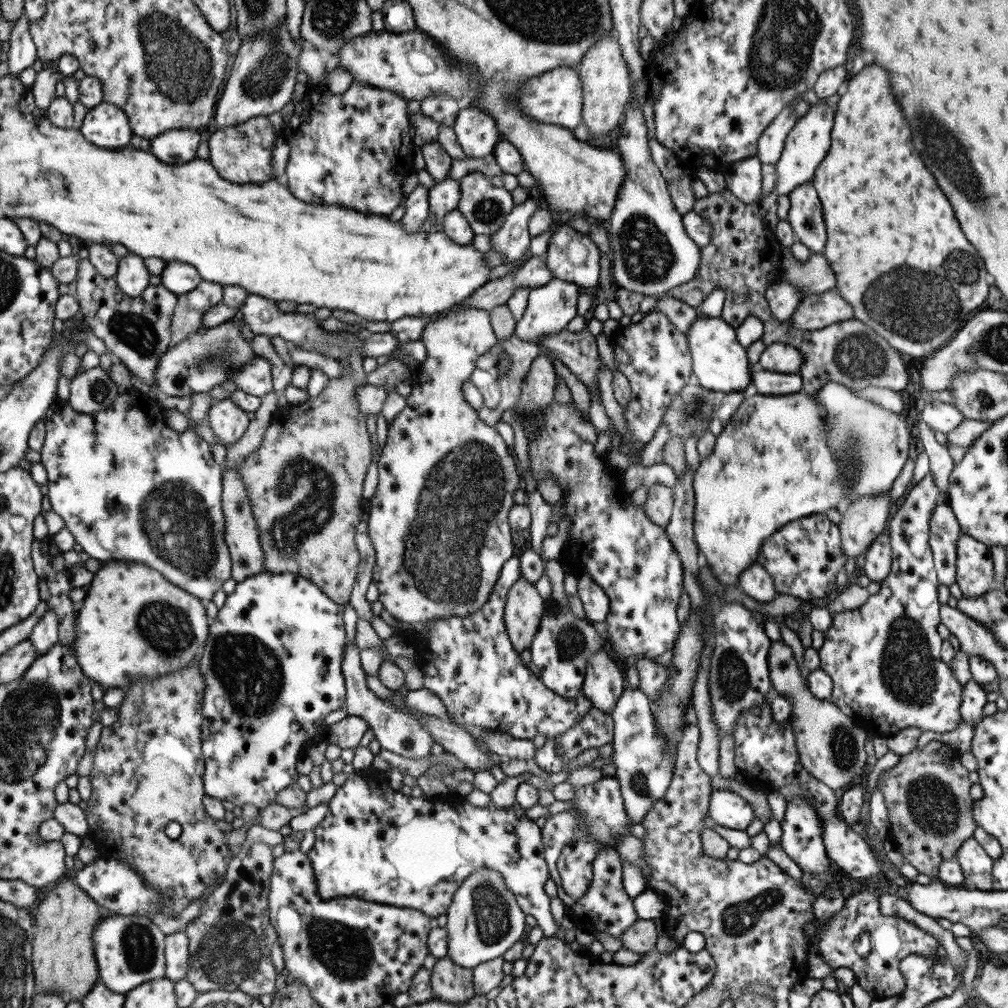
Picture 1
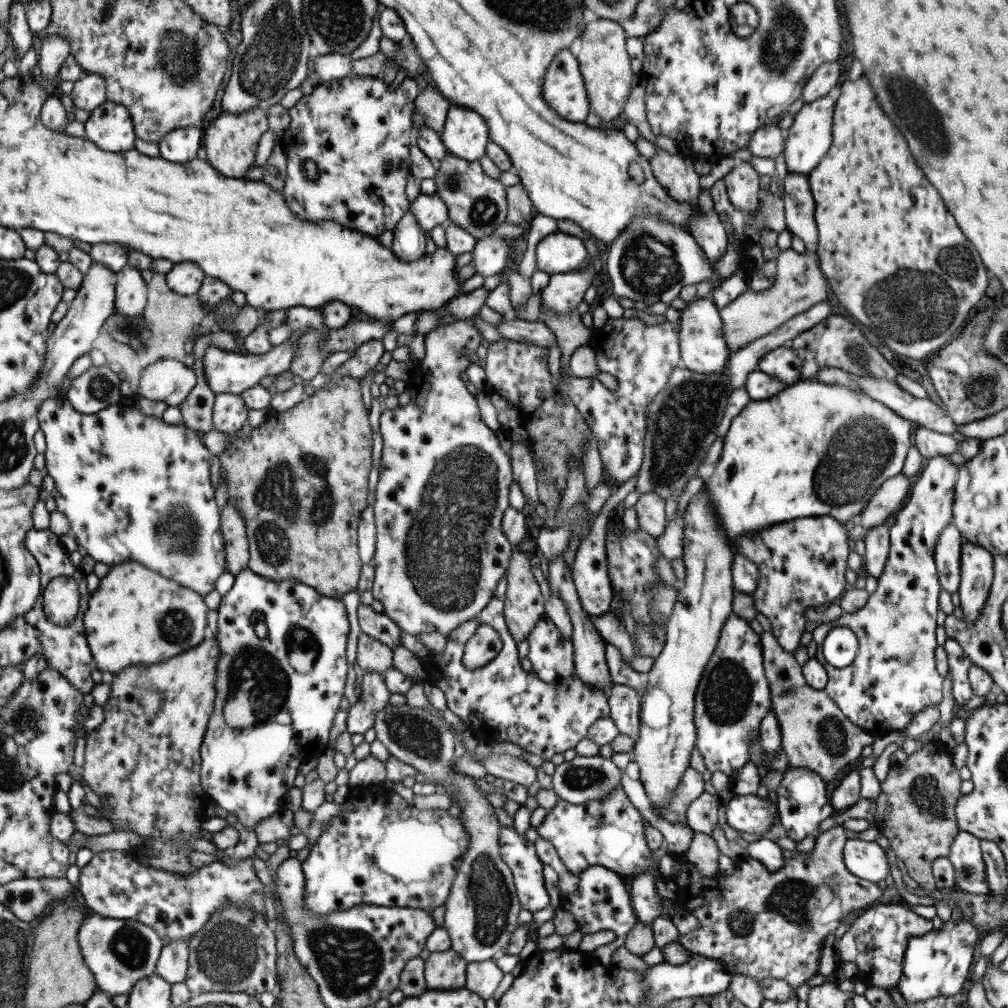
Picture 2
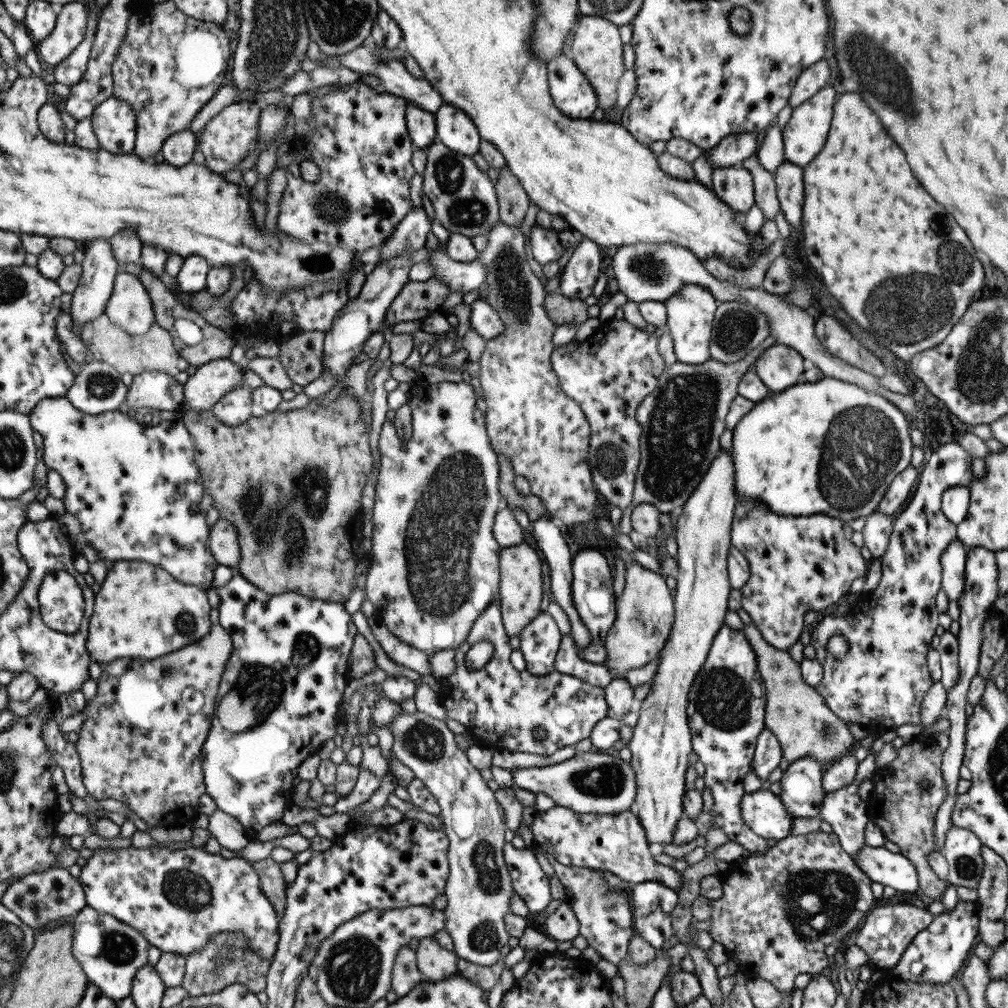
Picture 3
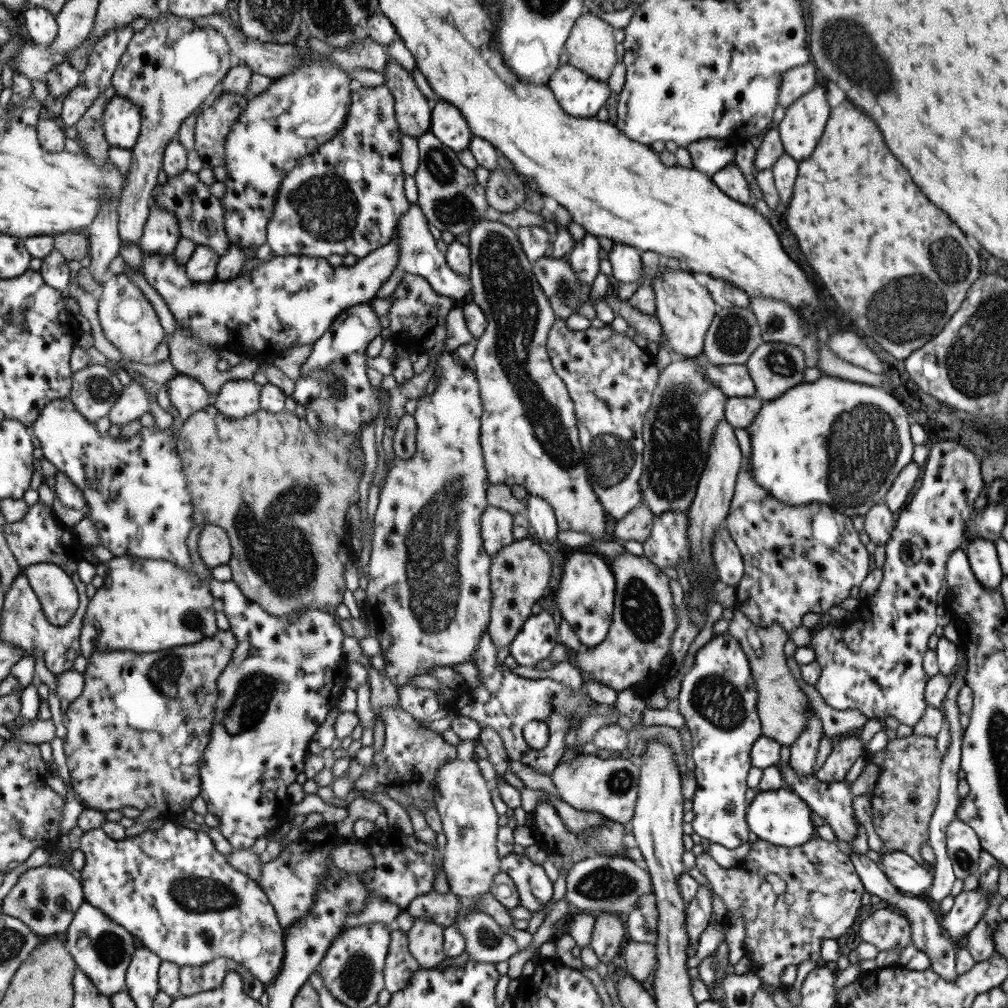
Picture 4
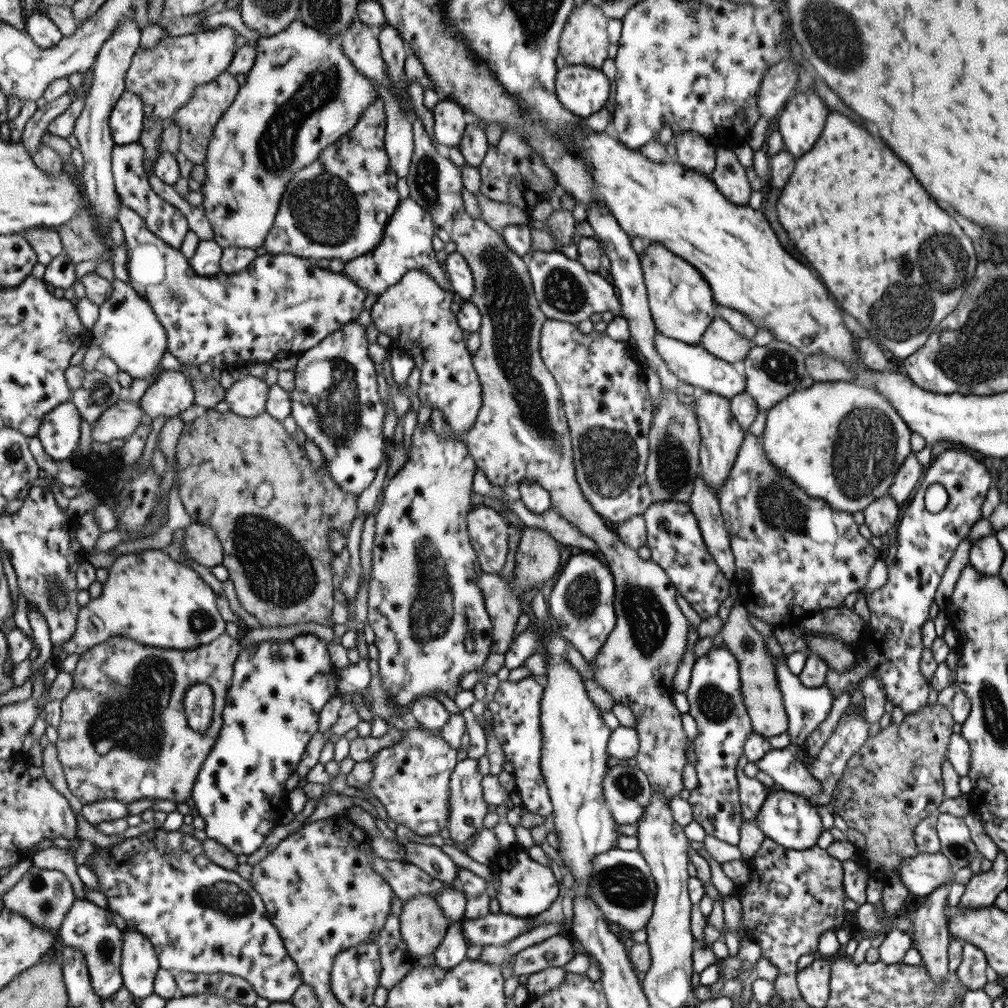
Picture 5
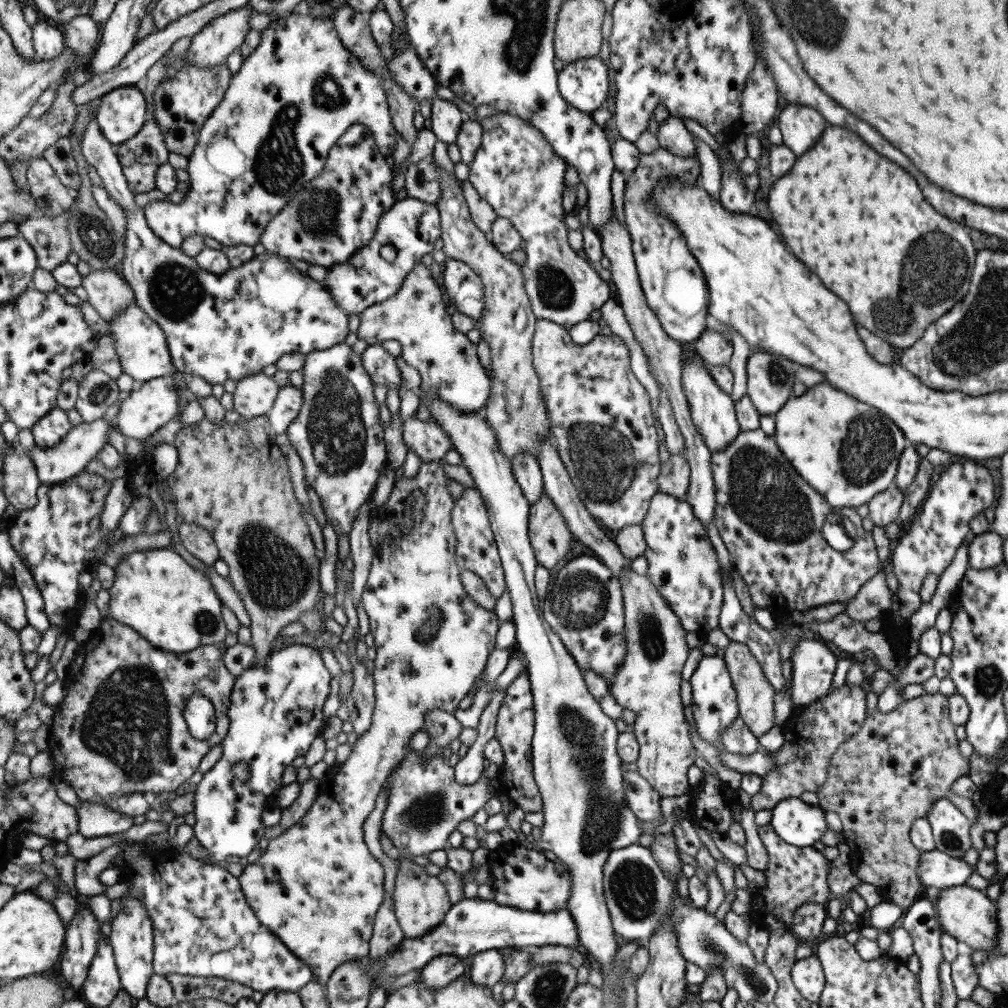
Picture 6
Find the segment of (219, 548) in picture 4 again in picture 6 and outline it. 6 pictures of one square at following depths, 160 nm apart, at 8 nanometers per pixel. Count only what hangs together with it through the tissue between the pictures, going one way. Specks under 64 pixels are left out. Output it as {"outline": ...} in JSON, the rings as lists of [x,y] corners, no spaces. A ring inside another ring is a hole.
{"outline":[[[183,523],[179,529],[184,548],[205,565],[212,565],[219,558],[219,550],[212,535],[197,523]]]}

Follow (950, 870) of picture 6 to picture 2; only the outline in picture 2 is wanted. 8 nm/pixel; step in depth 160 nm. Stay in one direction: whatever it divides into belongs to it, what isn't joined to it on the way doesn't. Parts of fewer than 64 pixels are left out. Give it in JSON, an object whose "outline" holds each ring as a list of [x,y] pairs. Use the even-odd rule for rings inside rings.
{"outline":[[[848,836],[841,858],[845,869],[861,880],[877,883],[890,874],[886,854],[875,841],[867,842]]]}

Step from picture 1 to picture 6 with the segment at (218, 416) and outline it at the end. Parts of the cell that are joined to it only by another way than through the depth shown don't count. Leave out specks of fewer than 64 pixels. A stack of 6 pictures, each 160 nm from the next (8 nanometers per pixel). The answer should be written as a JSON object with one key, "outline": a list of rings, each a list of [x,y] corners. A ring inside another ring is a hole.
{"outline":[[[263,373],[244,377],[234,384],[232,410],[243,419],[266,415],[271,409],[279,386]]]}

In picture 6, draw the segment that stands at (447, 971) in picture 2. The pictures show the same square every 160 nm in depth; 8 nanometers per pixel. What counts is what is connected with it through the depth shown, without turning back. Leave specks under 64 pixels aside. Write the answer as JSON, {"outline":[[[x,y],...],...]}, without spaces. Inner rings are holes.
{"outline":[[[400,859],[398,868],[392,893],[394,916],[404,938],[417,938],[441,924],[452,904],[437,877],[429,876],[408,859]]]}

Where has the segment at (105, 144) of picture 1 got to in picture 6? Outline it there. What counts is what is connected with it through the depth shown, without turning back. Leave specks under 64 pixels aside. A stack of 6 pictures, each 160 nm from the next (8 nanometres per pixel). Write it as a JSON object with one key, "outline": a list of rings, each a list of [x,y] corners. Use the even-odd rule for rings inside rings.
{"outline":[[[141,85],[119,87],[99,99],[94,121],[115,146],[136,137],[149,120],[147,98]]]}

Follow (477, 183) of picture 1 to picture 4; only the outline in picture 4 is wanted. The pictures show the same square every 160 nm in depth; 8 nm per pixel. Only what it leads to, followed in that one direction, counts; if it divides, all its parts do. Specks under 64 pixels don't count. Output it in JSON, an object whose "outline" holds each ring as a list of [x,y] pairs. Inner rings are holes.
{"outline":[[[427,130],[417,137],[416,145],[418,165],[413,174],[417,187],[416,204],[426,222],[441,232],[451,232],[453,236],[467,232],[474,222],[483,219],[483,211],[488,206],[484,188],[477,185],[474,172],[459,163],[456,152],[445,146],[431,131]]]}

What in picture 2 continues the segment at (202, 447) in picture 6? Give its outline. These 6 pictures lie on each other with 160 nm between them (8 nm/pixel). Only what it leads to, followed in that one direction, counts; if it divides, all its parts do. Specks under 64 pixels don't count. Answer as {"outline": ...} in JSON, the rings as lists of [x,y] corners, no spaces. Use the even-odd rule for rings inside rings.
{"outline":[[[335,377],[331,383],[327,383],[321,390],[315,390],[311,396],[304,397],[293,408],[275,416],[267,416],[257,428],[251,430],[245,438],[229,439],[225,450],[217,455],[219,459],[219,471],[224,474],[227,487],[227,503],[237,507],[241,512],[241,519],[245,525],[245,536],[248,546],[248,561],[246,568],[255,574],[269,580],[295,580],[316,590],[323,596],[339,599],[346,592],[356,590],[357,579],[362,562],[358,555],[356,541],[356,528],[360,520],[361,512],[366,508],[367,502],[367,474],[371,467],[372,432],[368,423],[368,414],[361,399],[360,380],[349,377]]]}

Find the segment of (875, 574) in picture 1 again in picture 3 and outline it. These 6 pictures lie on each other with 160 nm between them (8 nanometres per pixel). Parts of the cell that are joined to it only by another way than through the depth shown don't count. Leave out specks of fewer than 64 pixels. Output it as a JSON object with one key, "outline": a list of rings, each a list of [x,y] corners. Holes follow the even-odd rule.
{"outline":[[[873,512],[867,516],[863,528],[860,530],[864,546],[869,550],[872,559],[879,559],[888,543],[889,533],[892,531],[893,518]]]}

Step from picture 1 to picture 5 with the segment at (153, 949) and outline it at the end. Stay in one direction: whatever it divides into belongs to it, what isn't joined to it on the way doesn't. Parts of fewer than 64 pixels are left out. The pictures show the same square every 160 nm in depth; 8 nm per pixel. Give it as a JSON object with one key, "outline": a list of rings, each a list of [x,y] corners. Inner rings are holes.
{"outline":[[[85,899],[75,901],[72,907],[59,931],[63,946],[75,947],[85,953],[92,974],[93,989],[101,999],[109,999],[124,989],[121,965],[125,932],[115,926],[112,912],[108,908],[100,908],[97,904]]]}

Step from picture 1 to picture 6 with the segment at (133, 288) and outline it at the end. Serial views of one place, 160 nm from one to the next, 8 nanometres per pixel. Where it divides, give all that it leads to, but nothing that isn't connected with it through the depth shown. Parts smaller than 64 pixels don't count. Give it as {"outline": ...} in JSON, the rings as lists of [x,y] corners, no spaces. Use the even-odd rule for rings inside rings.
{"outline":[[[137,302],[130,304],[109,322],[112,327],[110,334],[107,335],[114,339],[122,370],[131,376],[135,383],[147,383],[153,378],[165,377],[175,372],[176,367],[165,331],[160,327],[160,323],[155,322]]]}

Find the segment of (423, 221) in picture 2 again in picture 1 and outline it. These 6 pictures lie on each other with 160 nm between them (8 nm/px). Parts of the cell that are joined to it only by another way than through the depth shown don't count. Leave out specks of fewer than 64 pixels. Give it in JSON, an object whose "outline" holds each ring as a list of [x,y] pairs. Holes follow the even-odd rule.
{"outline":[[[451,179],[441,180],[427,191],[428,219],[441,222],[450,210],[456,208],[459,200],[459,182]]]}

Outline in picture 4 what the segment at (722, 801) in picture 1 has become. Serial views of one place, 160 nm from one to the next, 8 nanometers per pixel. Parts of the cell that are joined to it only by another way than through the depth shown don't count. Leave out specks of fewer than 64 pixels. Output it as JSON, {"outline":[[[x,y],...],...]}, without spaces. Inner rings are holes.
{"outline":[[[782,786],[777,790],[757,791],[751,803],[747,805],[745,818],[748,830],[756,834],[758,839],[791,849],[805,845],[816,834],[816,826],[811,823],[809,814],[810,808],[807,804]]]}

